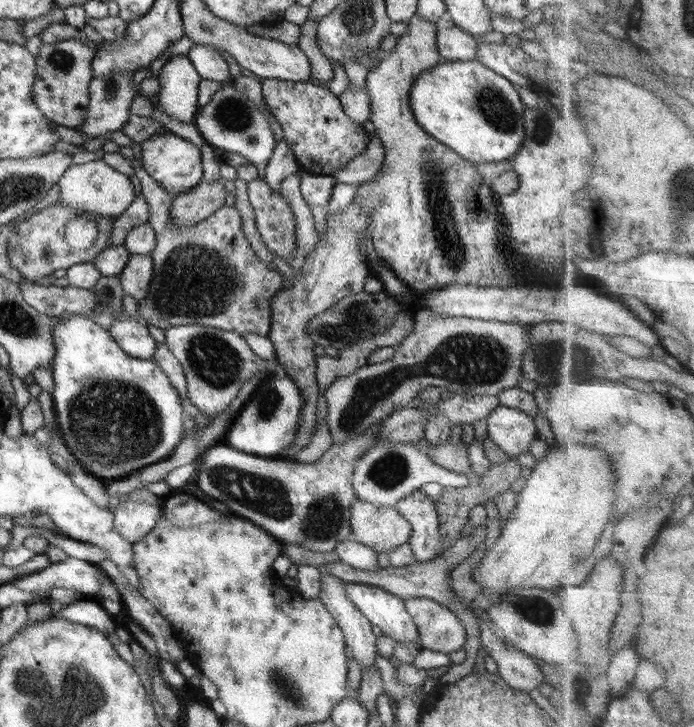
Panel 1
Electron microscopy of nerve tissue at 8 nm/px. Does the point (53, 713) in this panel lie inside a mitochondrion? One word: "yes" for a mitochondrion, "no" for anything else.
yes

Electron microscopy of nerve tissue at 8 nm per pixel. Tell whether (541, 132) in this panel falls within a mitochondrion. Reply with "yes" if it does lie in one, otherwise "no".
yes

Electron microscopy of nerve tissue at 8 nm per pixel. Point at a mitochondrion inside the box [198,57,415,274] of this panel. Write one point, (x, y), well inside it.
(233, 114)

